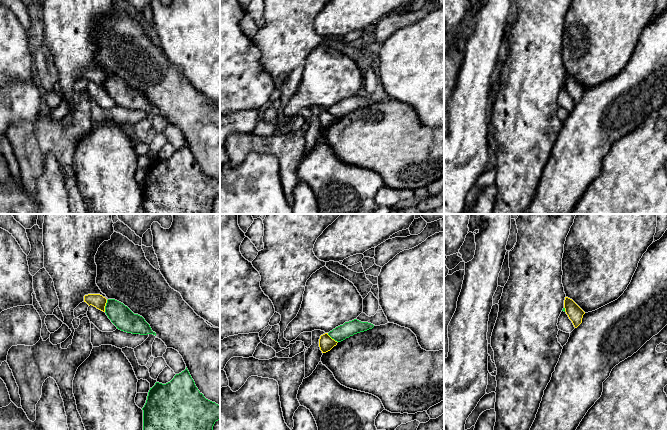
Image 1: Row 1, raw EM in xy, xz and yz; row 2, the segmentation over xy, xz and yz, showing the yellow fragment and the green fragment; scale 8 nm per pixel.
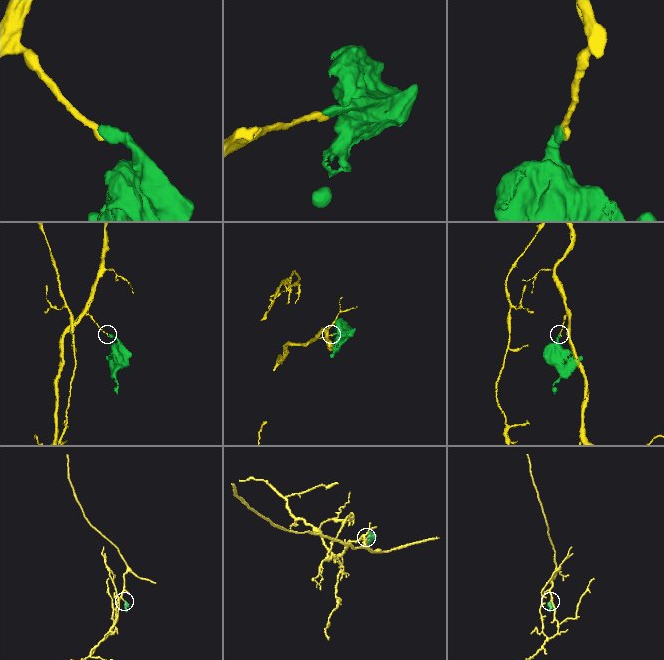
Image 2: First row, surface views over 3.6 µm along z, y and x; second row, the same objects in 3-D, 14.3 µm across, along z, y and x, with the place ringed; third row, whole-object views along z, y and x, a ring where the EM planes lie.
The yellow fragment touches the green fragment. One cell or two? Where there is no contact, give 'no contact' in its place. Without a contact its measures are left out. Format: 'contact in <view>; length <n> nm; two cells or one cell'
contact in xy; length 100 nm; two cells

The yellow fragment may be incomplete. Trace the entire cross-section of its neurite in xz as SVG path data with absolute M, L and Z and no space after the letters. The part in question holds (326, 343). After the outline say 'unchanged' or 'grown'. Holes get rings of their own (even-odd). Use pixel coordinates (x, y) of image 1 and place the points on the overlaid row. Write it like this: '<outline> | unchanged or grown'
M325 333L323 335L320 336L319 339L319 347L320 350L322 351L322 353L326 353L328 351L330 351L334 346L337 345L337 341L335 341L334 339L332 339L328 333Z | unchanged

